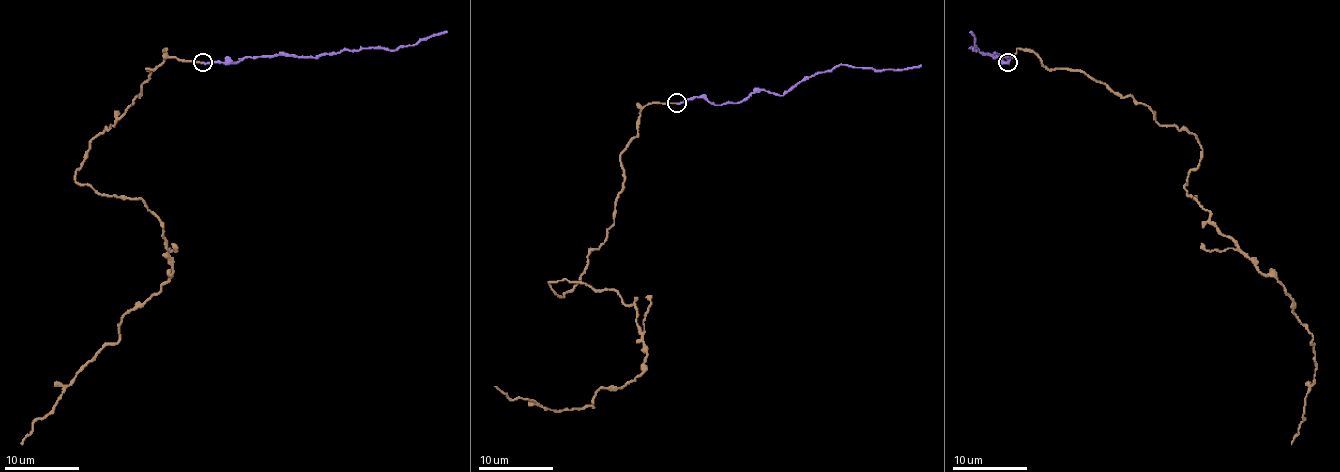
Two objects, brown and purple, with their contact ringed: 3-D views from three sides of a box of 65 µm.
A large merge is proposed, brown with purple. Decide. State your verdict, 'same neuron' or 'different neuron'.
same neuron

